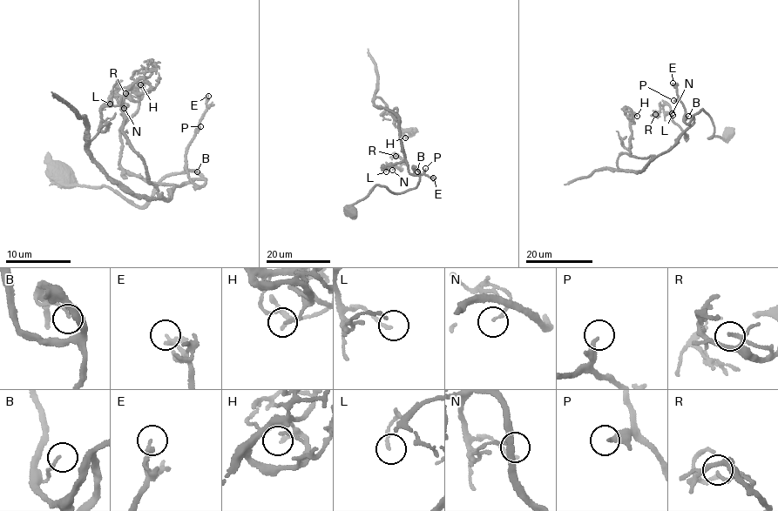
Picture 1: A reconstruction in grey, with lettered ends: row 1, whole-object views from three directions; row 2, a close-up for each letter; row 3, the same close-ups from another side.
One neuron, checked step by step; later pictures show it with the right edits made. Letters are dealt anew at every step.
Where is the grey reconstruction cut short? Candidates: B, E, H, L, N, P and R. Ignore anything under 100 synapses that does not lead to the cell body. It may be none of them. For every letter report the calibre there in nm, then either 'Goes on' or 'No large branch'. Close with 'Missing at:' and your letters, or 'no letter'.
B: Thickness 130 nm. No large branch
E: Thickness 240 nm. No large branch
H: Thickness 170 nm. No large branch
L: Thickness 140 nm. No large branch
N: Thickness 140 nm. No large branch
P: Thickness 200 nm. No large branch
R: Thickness 180 nm. No large branch
Missing at: no letter

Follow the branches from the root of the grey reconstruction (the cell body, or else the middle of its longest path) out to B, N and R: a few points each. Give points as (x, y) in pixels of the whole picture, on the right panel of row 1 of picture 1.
B: (730, 134), (727, 138), (708, 138), (713, 123), (703, 109), (687, 124), (684, 120), (688, 116)
N: (730, 134), (708, 138), (713, 123), (703, 109), (686, 137), (664, 106), (672, 113)
R: (730, 134), (708, 138), (713, 123), (703, 109), (683, 131), (686, 137), (667, 104), (655, 114)

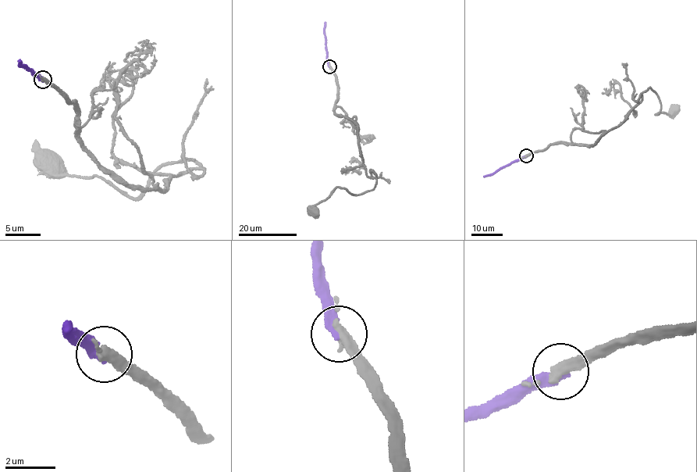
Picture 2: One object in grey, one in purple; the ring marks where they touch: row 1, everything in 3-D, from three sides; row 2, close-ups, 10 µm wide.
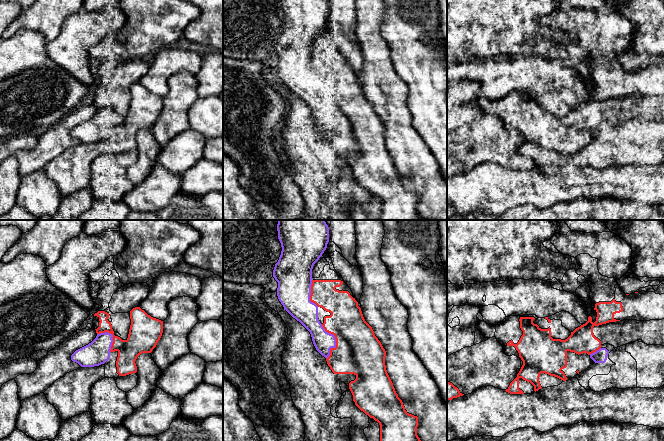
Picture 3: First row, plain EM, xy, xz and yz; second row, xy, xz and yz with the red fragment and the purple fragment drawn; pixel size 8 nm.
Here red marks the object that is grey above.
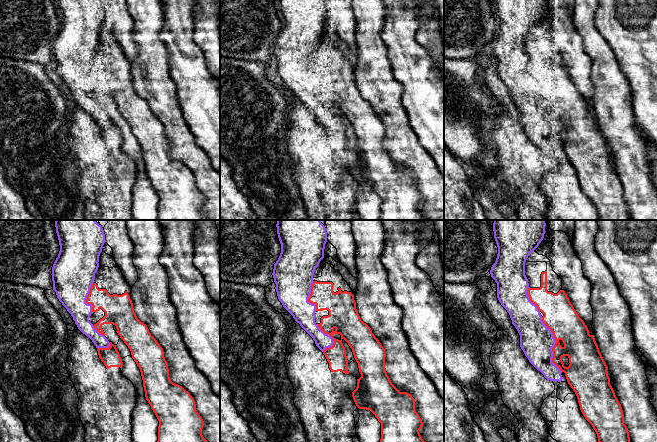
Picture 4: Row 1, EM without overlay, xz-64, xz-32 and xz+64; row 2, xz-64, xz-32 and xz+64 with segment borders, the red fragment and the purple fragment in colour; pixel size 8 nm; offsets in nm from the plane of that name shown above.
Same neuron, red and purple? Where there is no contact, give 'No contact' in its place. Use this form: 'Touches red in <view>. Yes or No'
Touches red in xz. Yes

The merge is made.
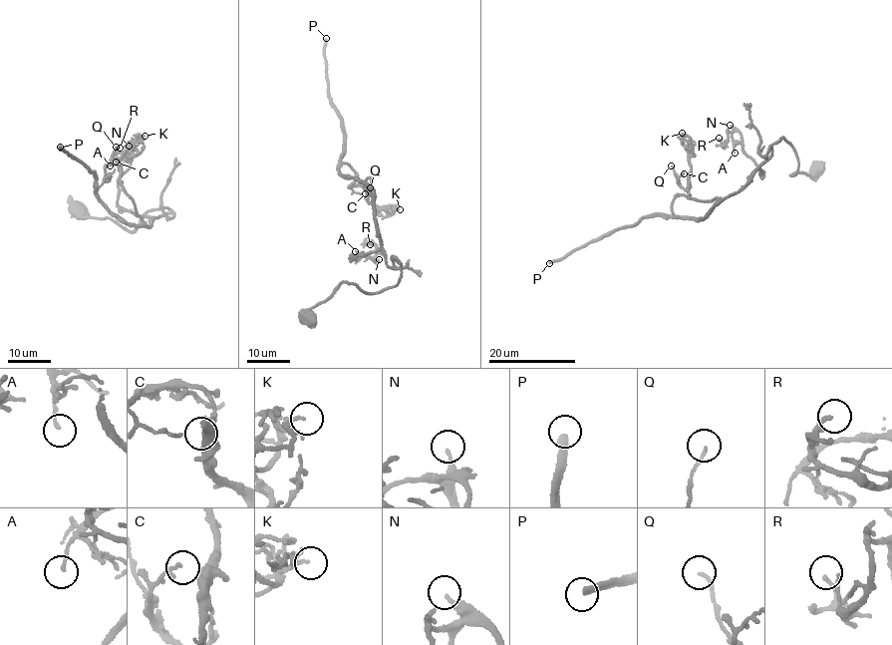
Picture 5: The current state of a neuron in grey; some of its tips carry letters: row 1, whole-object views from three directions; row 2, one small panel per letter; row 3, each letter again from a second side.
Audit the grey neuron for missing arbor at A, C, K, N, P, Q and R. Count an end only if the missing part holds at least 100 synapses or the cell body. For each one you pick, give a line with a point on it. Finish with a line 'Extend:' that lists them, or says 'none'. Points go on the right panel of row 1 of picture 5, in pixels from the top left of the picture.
P: Place: (549, 263)
Extend: P

